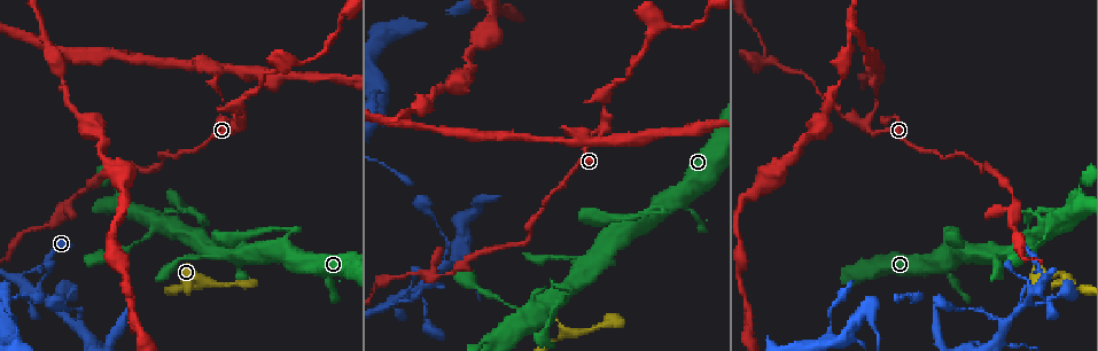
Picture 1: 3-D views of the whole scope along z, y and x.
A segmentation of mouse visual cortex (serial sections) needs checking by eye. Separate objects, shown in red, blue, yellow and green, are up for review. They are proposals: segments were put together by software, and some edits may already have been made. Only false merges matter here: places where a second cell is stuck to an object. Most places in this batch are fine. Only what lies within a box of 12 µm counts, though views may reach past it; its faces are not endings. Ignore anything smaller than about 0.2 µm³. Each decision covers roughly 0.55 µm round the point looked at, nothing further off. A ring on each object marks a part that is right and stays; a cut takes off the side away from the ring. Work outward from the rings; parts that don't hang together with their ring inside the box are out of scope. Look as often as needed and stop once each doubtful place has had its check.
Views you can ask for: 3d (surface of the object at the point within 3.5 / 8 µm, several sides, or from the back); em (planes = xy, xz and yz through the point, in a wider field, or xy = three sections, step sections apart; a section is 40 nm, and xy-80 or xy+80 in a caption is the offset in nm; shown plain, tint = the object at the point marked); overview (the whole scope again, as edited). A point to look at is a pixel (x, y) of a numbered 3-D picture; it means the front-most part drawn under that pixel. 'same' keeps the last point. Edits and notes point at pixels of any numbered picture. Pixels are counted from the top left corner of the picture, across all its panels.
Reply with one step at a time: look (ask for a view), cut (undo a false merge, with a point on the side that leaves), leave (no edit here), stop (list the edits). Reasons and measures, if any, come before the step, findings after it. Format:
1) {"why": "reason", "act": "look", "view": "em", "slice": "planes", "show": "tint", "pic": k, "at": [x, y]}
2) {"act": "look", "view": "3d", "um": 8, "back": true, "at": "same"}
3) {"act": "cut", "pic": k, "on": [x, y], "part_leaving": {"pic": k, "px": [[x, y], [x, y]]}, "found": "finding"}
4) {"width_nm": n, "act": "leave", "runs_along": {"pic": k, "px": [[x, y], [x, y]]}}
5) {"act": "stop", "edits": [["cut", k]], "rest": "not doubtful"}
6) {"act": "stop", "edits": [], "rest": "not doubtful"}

{"why": "three-way junction", "act": "look", "view": "3d", "um": 3.5, "pic": 1, "at": [239, 122]}

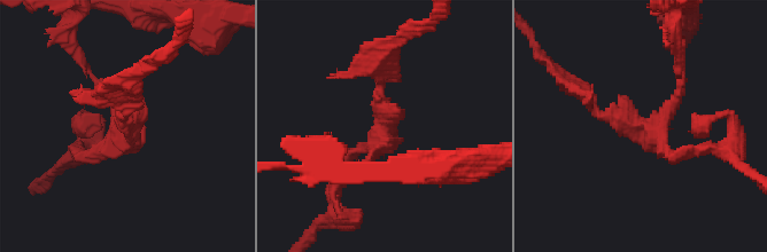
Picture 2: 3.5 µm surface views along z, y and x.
{"act": "look", "view": "em", "slice": "xy", "step": 5, "show": "tint", "pic": 2, "at": [659, 129]}

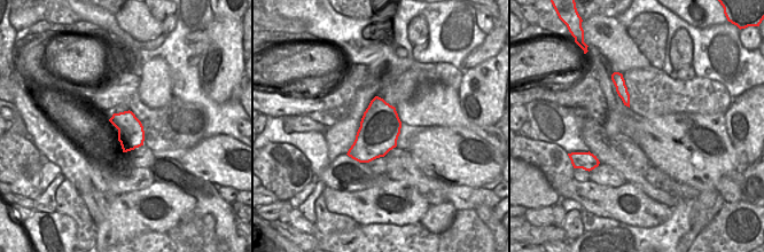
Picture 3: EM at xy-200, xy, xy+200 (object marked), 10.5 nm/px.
{"arm_widths_nm": [150, 150, 200], "act": "leave", "found": "continuous, no second cell"}

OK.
{"why": "thick turns thin", "act": "look", "view": "3d", "um": 3.5, "pic": 1, "at": [675, 28]}

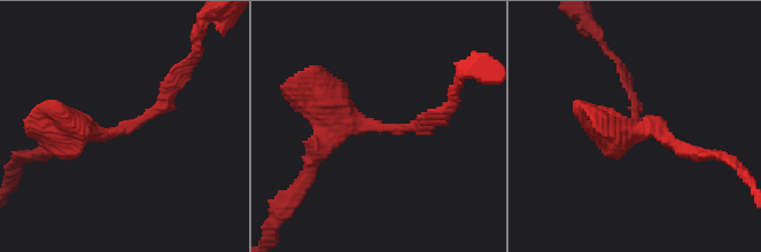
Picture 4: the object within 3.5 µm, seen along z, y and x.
{"act": "look", "view": "em", "slice": "xy", "step": 1, "show": "tint", "pic": 4, "at": [122, 126]}

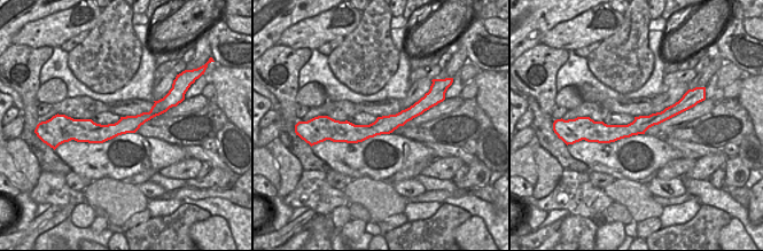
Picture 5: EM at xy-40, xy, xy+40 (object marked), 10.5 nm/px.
{"width_nm": 190, "act": "leave", "runs_along": {"pic": 5, "px": [[427, 104], [371, 131], [332, 130]]}, "found": "continuous, no second cell"}

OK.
{"act": "look", "view": "3d", "um": 3.5, "pic": 1, "at": [582, 136]}

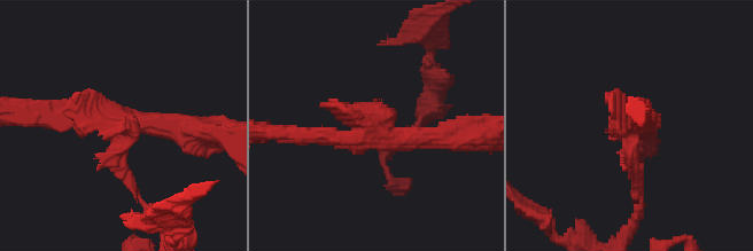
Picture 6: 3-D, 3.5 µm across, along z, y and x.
{"act": "look", "view": "em", "slice": "xy", "step": 5, "show": "tint", "pic": 6, "at": [377, 128]}

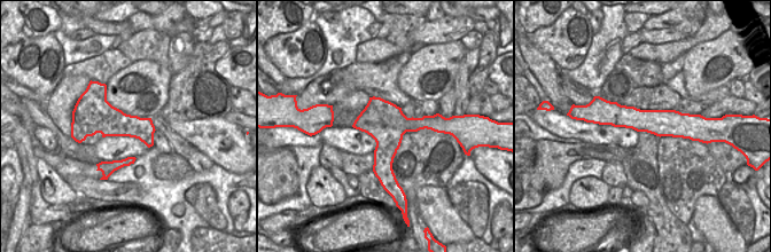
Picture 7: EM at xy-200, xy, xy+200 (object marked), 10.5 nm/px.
{"act": "cut", "pic": 6, "on": [318, 138], "border": {"pic": 7, "px": [[387, 101], [383, 124], [405, 132]]}, "found": "a second cell is stuck on"}

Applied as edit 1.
{"why": "redraw", "act": "look", "view": "overview"}

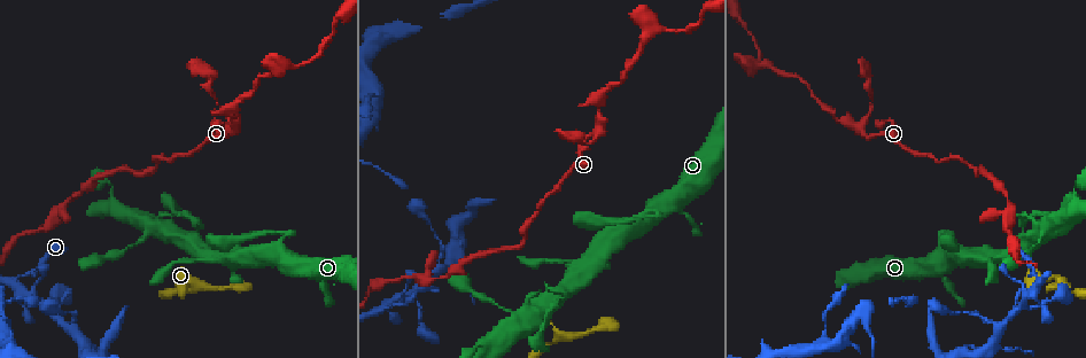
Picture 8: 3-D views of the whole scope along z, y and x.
{"why": "thick turns thin", "act": "look", "view": "3d", "um": 3.5, "pic": 8, "at": [16, 279]}

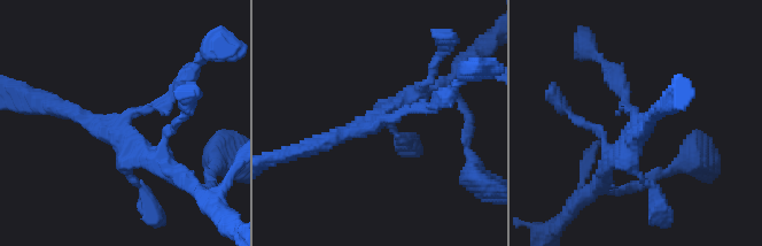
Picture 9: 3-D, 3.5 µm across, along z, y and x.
{"why": "now the EM", "act": "look", "view": "em", "slice": "xy", "step": 1, "show": "tint", "pic": 9, "at": [380, 117]}

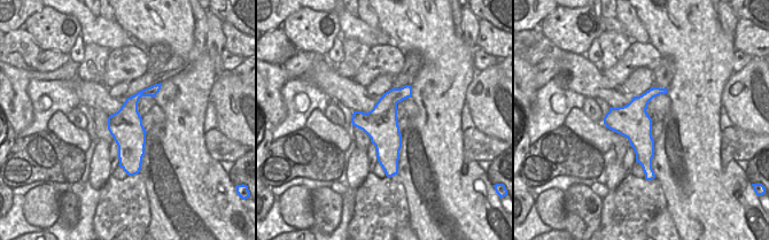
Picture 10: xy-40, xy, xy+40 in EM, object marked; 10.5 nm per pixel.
{"act": "leave", "runs_along": {"pic": 10, "px": [[157, 86], [131, 103], [134, 170]]}, "found": "one cell here"}

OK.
{"act": "stop", "edits": [["cut", 6]], "rest": "not doubtful"}

